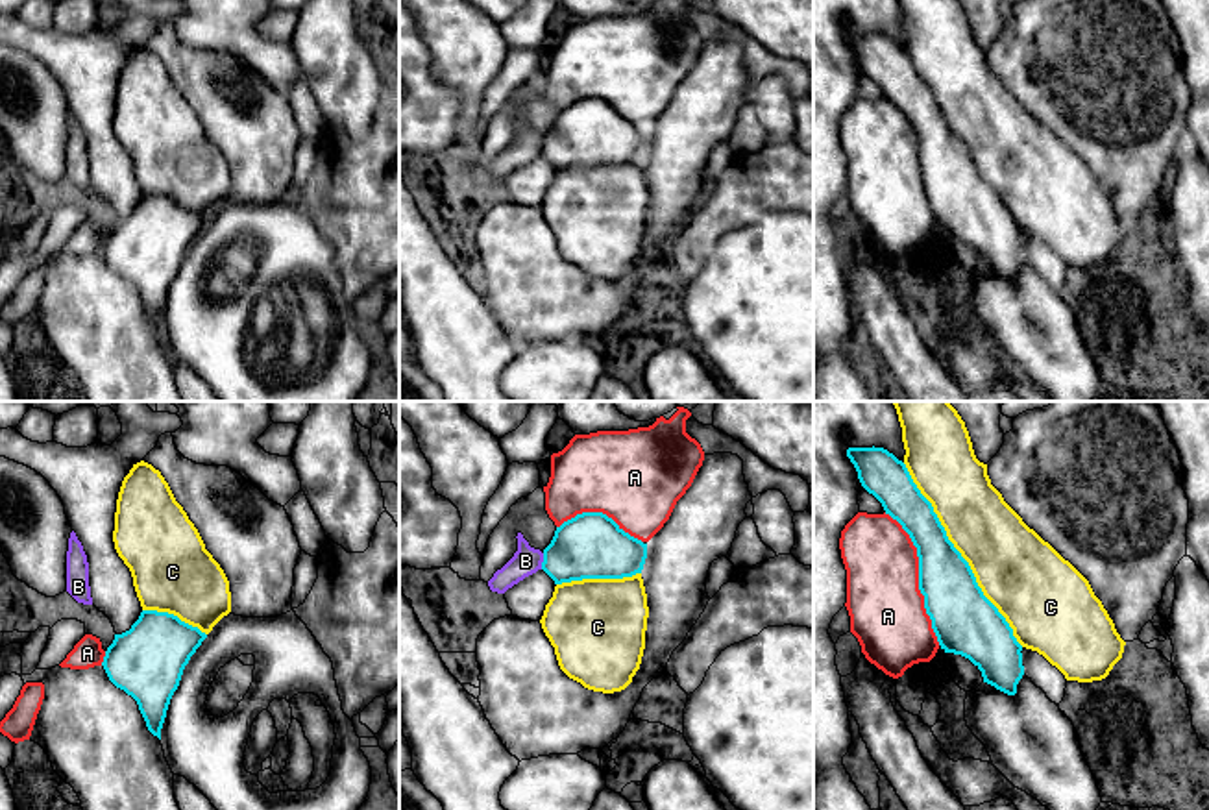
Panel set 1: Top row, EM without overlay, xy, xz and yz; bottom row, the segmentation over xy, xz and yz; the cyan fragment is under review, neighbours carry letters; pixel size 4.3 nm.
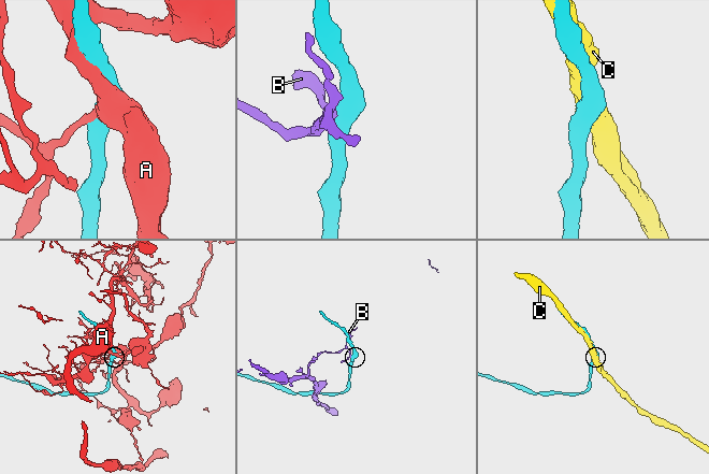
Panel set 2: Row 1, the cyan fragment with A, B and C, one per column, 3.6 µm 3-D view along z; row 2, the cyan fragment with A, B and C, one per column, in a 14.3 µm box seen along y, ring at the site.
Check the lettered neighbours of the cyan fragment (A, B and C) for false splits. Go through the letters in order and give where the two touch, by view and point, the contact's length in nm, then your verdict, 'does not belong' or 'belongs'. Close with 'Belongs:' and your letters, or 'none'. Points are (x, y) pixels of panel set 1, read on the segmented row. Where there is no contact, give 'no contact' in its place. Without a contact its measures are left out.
A: contact yz (919, 577); length 600 nm; does not belong
B: contact xz (544, 561); length 70 nm; does not belong
C: contact yz (960, 555); length 950 nm; belongs
Belongs: C

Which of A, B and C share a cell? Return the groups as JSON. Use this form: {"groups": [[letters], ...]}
{"groups": [["A"], ["B"], ["C"]]}

